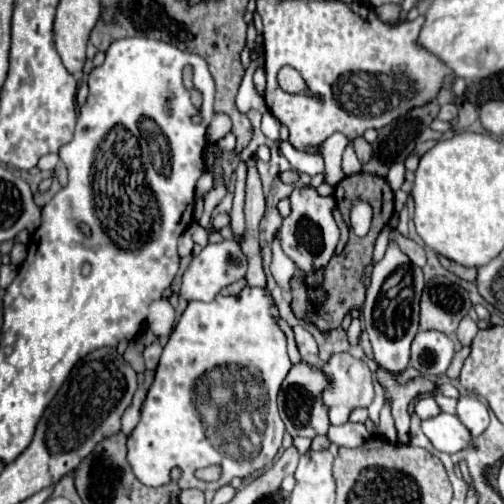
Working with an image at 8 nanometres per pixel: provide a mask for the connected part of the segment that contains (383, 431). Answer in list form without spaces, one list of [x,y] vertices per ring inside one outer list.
[[[384,405],[380,411],[380,425],[378,425],[378,435],[390,443],[396,443],[396,427],[394,427],[394,419],[390,413],[390,405]]]

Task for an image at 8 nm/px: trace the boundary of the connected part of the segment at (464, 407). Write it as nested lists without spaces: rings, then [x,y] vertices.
[[[466,395],[466,397],[458,399],[456,417],[468,427],[472,437],[478,437],[490,423],[488,407],[480,399],[476,399],[472,395]]]

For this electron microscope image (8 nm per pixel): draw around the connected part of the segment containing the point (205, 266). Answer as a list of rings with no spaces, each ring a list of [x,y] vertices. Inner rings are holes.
[[[224,239],[220,243],[208,243],[200,255],[196,255],[190,263],[190,267],[186,269],[184,277],[182,277],[182,287],[180,287],[180,297],[184,297],[186,301],[212,301],[224,287],[228,287],[230,283],[236,283],[238,279],[242,279],[246,275],[248,269],[248,261],[246,255],[240,249],[240,241],[238,239]]]

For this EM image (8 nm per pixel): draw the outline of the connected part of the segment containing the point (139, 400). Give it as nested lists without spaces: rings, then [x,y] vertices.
[[[140,387],[136,393],[134,393],[134,399],[132,399],[132,403],[130,403],[130,407],[124,411],[124,415],[122,415],[122,431],[128,435],[134,427],[136,427],[136,423],[140,421],[140,407],[142,407],[142,403],[144,403],[144,397],[146,397],[146,389],[144,387]]]

